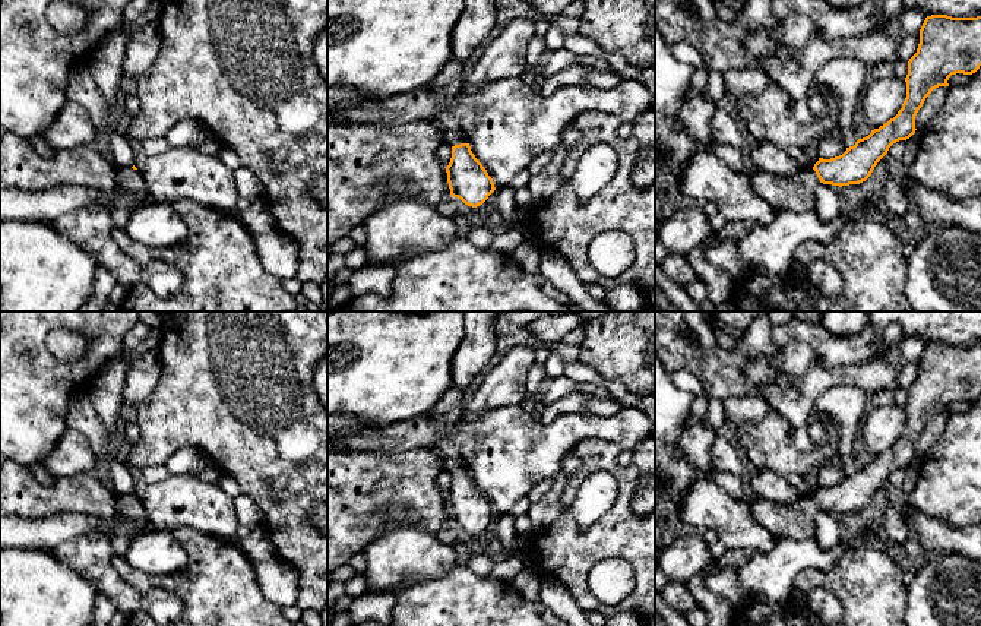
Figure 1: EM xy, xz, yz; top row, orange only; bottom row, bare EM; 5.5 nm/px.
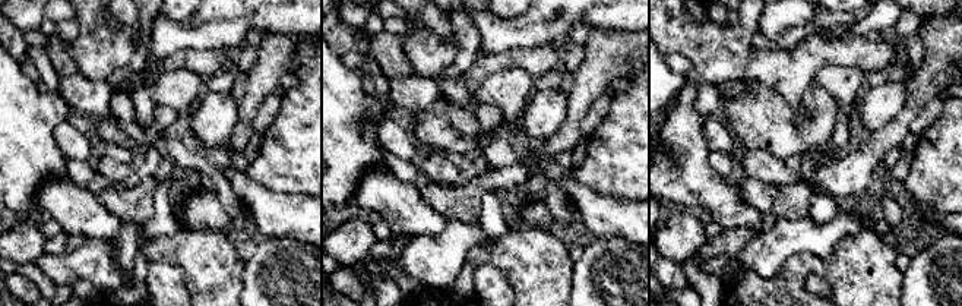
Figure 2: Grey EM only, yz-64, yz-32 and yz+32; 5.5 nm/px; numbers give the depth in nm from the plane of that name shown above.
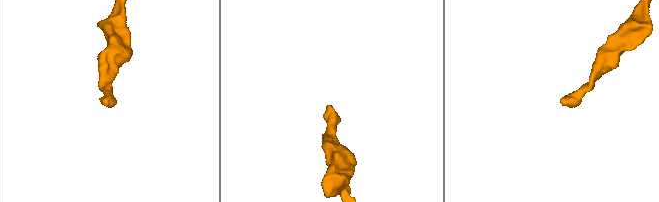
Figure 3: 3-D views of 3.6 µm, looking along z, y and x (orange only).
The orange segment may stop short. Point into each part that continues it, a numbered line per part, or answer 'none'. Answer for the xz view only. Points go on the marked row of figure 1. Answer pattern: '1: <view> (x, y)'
1: xz (449, 138)

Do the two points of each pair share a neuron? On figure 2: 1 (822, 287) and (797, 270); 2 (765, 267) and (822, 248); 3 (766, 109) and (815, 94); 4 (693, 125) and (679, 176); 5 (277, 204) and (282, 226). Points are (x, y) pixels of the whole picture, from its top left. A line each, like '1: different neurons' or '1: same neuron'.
1: different neurons
2: same neuron
3: same neuron
4: same neuron
5: same neuron

